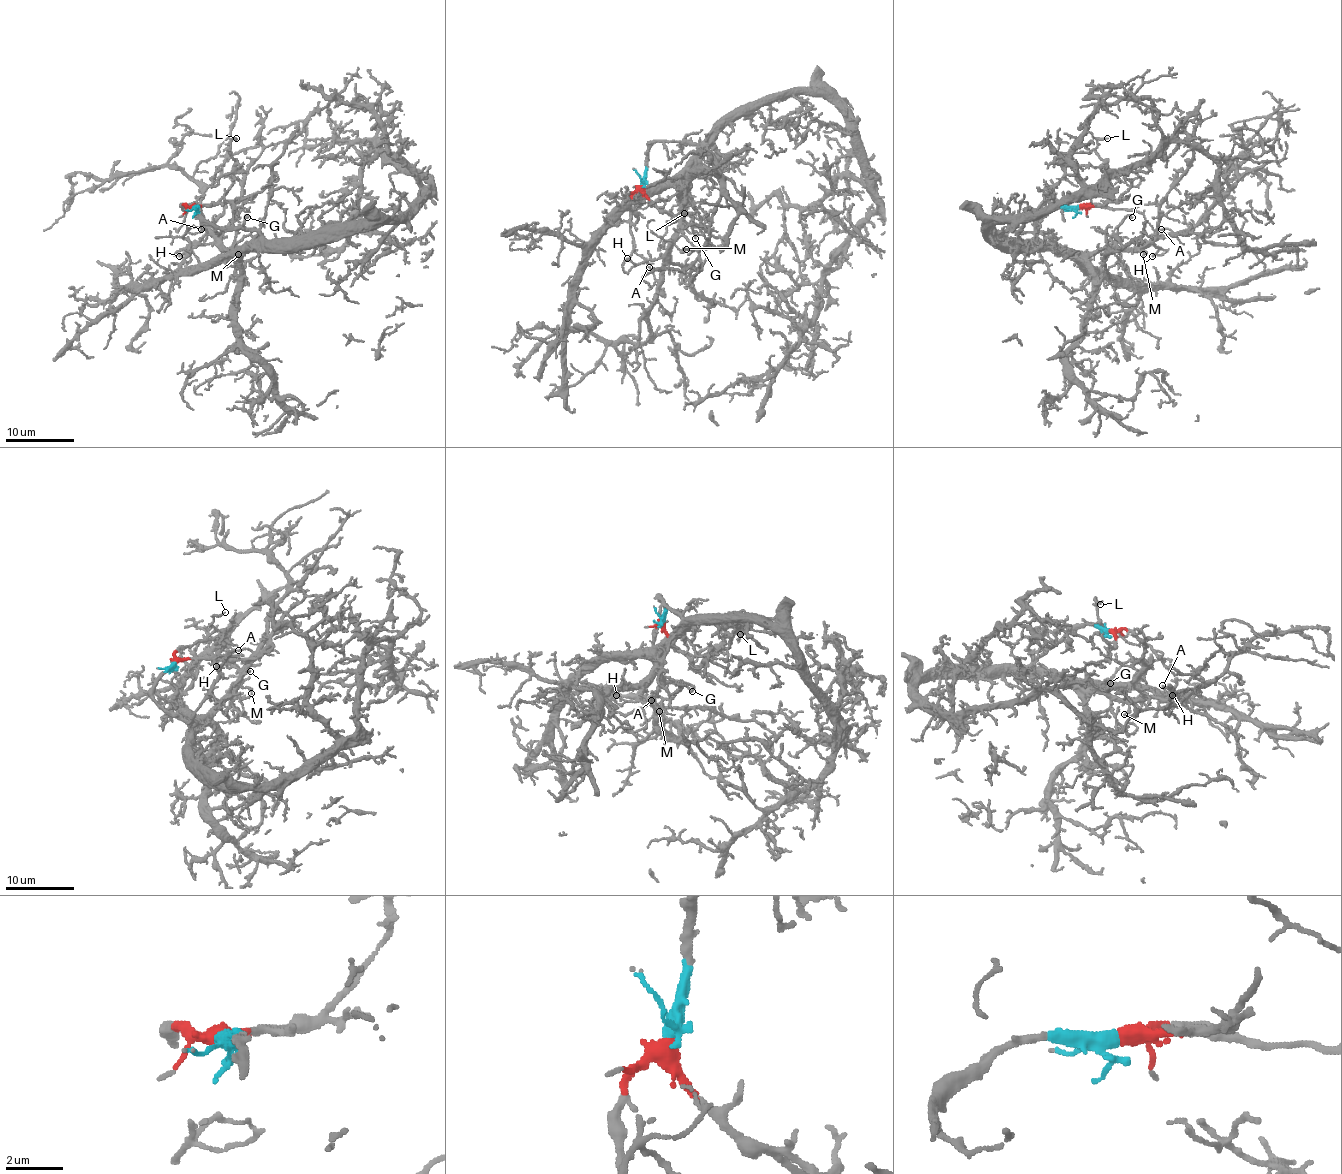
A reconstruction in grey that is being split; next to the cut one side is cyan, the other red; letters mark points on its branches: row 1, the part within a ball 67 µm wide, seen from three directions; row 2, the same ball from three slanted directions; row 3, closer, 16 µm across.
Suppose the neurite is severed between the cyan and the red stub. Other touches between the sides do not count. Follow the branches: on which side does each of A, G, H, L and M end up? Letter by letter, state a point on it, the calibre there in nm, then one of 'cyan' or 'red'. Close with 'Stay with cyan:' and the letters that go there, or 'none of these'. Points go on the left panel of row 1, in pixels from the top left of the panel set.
A: place (201, 229); calibre 150 nm; cyan
G: place (247, 217); calibre 180 nm; cyan
H: place (179, 256); calibre 130 nm; cyan
L: place (236, 138); calibre 130 nm; red
M: place (238, 254); calibre 200 nm; cyan
Stay with cyan: A, G, H, M

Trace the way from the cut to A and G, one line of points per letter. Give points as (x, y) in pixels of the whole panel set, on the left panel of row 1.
A: (194, 207), (207, 221), (223, 227), (254, 229), (260, 236), (236, 253), (200, 229)
G: (194, 207), (207, 221), (223, 227), (254, 229), (260, 236), (236, 253), (235, 243), (247, 217)

